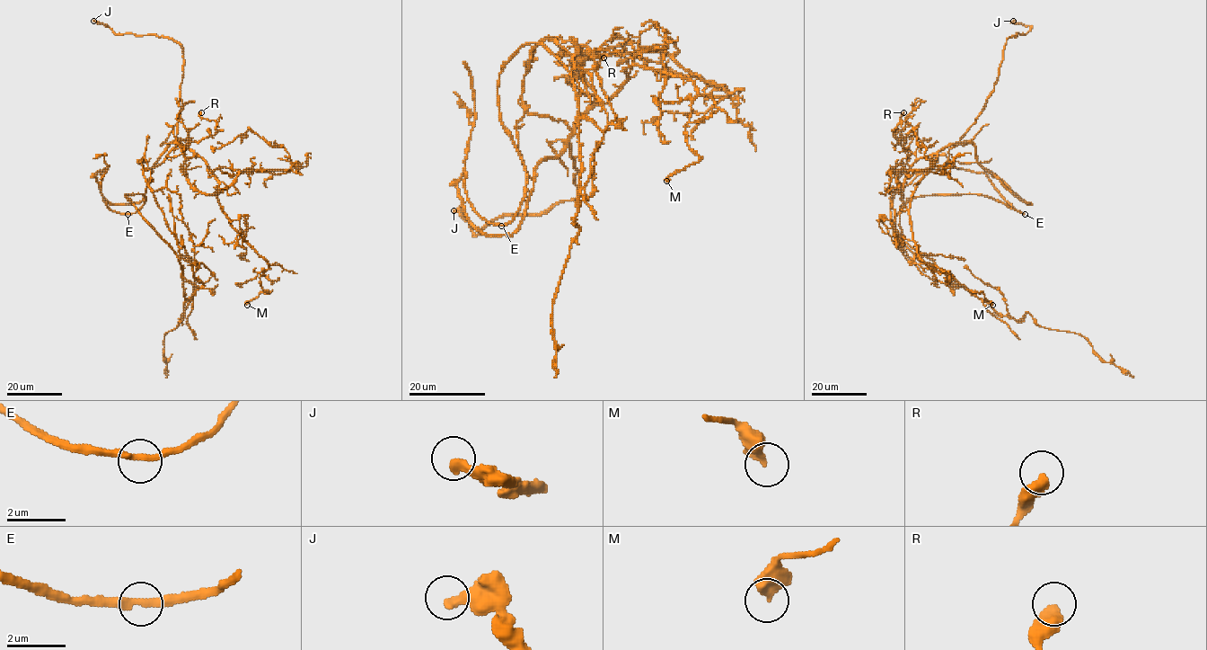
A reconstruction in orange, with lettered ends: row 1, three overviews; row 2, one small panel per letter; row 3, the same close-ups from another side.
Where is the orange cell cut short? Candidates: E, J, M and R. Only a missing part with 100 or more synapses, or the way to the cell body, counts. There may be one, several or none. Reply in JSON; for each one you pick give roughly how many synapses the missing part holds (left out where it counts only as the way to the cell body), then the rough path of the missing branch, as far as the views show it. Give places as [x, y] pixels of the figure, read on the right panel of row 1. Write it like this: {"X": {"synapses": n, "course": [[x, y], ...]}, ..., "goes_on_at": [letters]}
{"goes_on_at": []}

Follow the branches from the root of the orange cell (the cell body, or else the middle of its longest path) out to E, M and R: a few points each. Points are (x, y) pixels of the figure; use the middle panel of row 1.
E: (524, 82), (541, 40), (573, 56), (569, 72), (526, 43), (499, 74), (499, 120), (526, 175), (501, 226)
M: (524, 82), (528, 112), (572, 129), (631, 65), (691, 80), (685, 142), (700, 160), (666, 181)
R: (524, 82), (528, 112), (562, 120), (572, 129), (594, 102), (581, 59), (626, 44), (623, 56), (603, 57)

